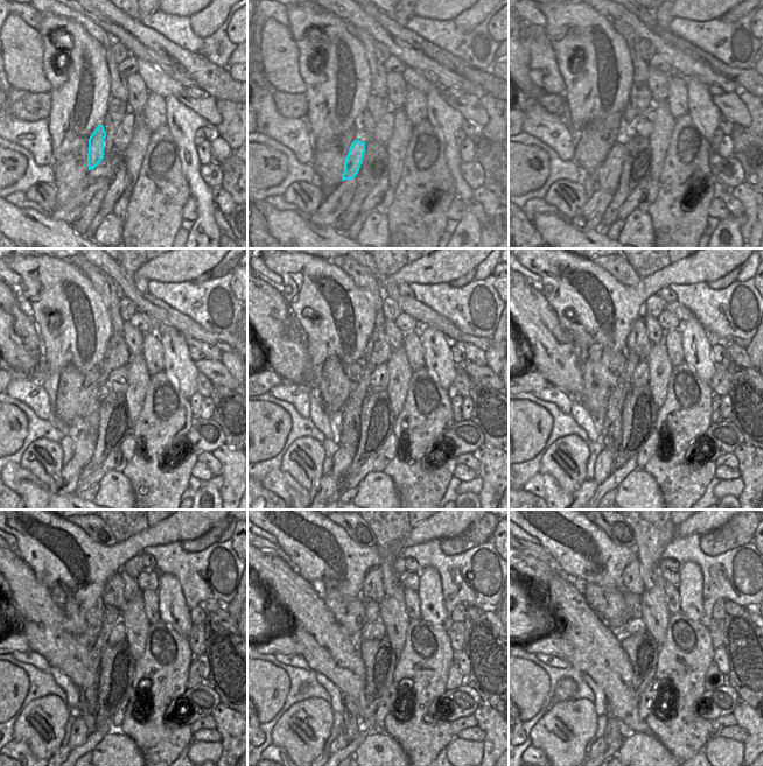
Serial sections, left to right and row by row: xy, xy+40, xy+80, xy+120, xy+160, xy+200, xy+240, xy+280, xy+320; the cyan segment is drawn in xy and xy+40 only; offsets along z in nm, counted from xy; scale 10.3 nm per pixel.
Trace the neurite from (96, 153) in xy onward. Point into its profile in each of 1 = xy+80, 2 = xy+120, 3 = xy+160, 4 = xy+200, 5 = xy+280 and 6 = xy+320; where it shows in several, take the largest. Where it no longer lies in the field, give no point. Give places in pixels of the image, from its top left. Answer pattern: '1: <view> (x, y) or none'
1: xy+80 (607, 175)
2: xy+120 (84, 443)
3: xy+160 (343, 456)
4: xy+200 (603, 465)
5: xy+280 (341, 740)
6: xy+320 (599, 746)

